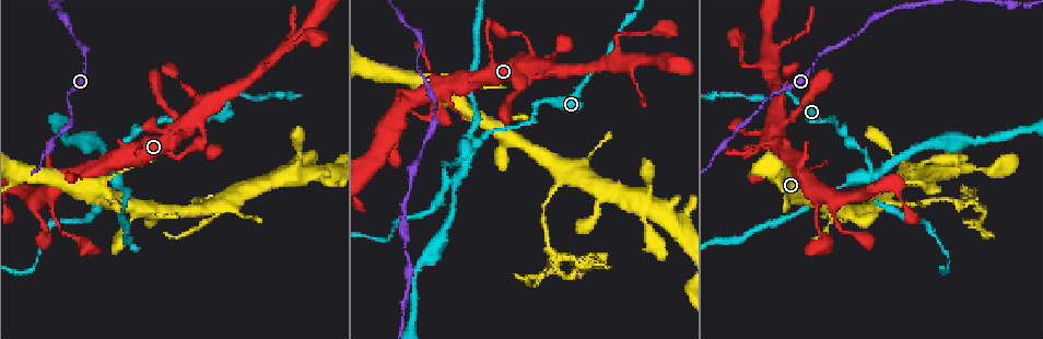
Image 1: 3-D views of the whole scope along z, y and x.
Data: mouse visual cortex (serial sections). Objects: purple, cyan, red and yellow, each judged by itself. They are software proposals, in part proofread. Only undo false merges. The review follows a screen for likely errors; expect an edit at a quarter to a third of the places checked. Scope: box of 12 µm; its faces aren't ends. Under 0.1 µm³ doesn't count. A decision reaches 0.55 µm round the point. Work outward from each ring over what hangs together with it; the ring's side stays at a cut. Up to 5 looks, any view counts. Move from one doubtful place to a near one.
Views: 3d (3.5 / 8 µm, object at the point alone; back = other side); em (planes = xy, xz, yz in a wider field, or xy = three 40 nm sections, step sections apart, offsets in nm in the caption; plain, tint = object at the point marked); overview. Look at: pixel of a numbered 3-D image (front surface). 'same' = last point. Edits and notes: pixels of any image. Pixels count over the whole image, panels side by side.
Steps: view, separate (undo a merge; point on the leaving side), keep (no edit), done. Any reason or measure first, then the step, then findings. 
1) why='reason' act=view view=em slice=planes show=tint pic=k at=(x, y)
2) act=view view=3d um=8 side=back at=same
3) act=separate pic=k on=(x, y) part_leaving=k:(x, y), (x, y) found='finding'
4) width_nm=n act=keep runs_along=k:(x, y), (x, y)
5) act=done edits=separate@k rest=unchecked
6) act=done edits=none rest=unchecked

why='small branch off a trunk' act=view view=3d um=8 side=back pic=1 at=(872, 176)

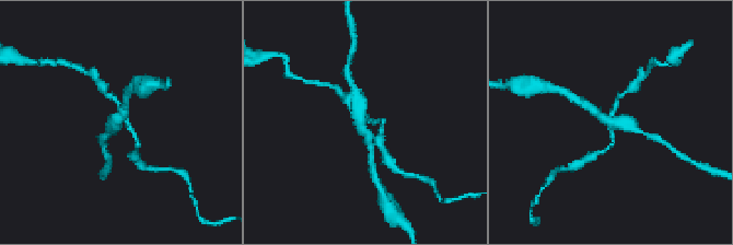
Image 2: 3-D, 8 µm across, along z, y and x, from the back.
why='zoom in' act=view view=3d um=3.5 pic=2 at=(607, 120)

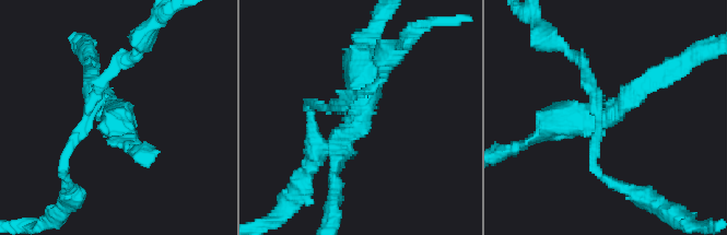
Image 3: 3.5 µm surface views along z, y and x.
arms=4 arm_widths_nm=150,150,300,450 act=separate pic=3 on=(635, 100) part_leaving=3:(605, 117), (644, 84), (682, 67) found='a second cell is stuck on'

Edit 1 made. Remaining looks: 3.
why='sudden change in width' act=view view=3d um=8 pic=1 at=(895, 202)

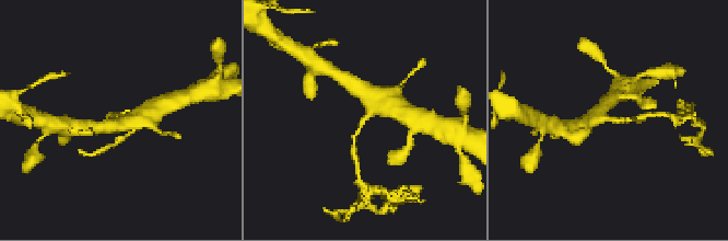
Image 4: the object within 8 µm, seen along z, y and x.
why='zoom in' act=view view=3d um=3.5 side=back pic=4 at=(362, 120)

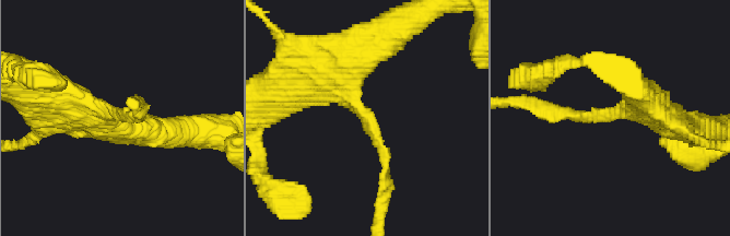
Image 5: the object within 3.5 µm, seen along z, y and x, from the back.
arm_widths_nm=150,450 act=view view=em slice=xy step=1 show=tint pic=5 at=(613, 114)

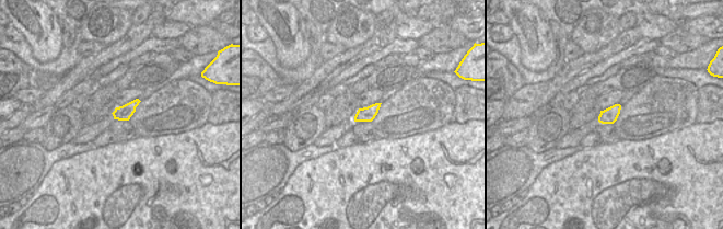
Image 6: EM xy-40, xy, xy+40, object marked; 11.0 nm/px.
act=separate pic=5 on=(379, 143) part_leaving=5:(358, 109), (386, 152), (383, 199) found='a second cell is stuck on'

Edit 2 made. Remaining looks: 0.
act=done edits=separate@3,separate@5 rest=unchecked

